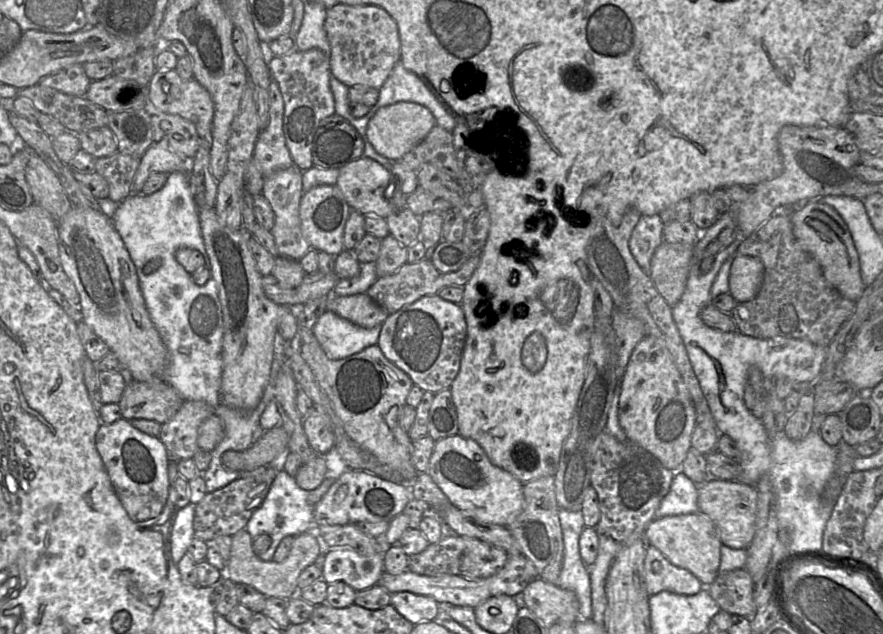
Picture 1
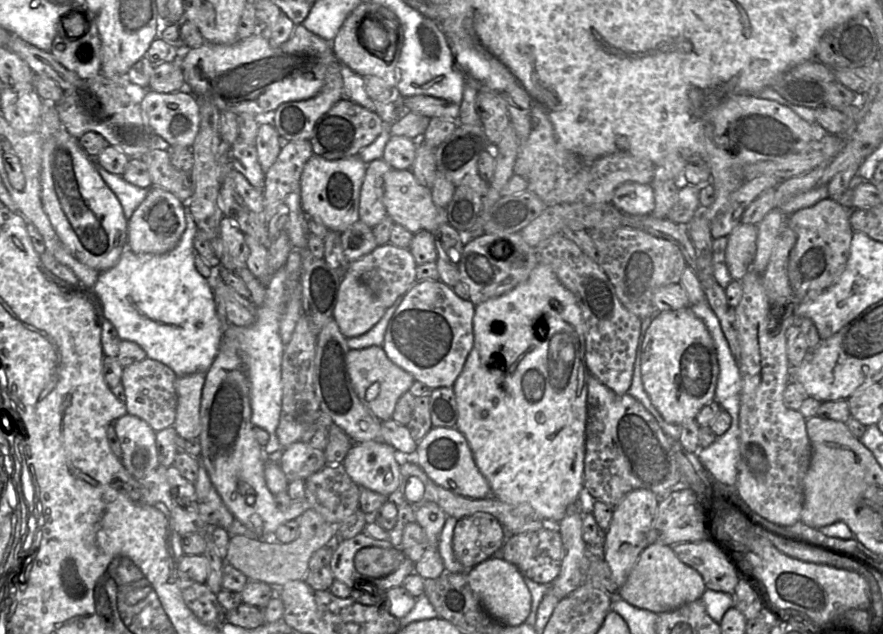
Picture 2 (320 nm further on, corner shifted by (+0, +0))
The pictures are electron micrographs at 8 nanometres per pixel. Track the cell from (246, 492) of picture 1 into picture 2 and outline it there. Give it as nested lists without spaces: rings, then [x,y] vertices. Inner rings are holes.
[[[307,441],[283,448],[280,466],[289,482],[306,480],[327,465],[324,451],[313,448]]]

